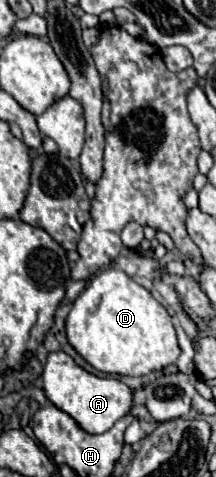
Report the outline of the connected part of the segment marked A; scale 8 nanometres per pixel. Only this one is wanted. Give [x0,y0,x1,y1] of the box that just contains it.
[44,352,132,434]

